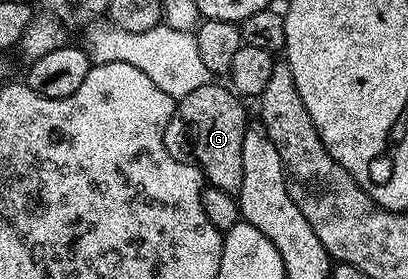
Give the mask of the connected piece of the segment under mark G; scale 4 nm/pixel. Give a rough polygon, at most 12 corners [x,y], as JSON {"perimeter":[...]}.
{"perimeter":[[208,83],[180,99],[205,180],[244,183],[243,98]]}

